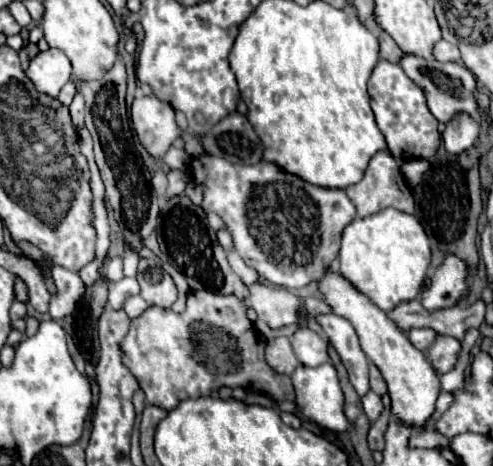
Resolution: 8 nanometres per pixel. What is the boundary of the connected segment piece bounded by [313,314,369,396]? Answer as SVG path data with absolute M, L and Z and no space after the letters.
M317 314L313 316L317 324L321 324L327 342L337 350L343 366L349 372L349 382L357 390L359 396L369 392L369 372L367 372L367 356L359 346L359 338L353 326L337 316L337 314Z

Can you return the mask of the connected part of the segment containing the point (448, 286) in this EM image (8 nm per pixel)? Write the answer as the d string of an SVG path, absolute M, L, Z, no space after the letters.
M449 254L447 260L431 274L431 286L421 294L421 304L427 312L451 308L469 290L469 274L463 260Z

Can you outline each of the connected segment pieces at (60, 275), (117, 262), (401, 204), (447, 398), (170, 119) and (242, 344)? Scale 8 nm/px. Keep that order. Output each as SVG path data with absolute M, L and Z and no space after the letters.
M59 266L53 268L53 280L57 284L59 296L53 296L49 316L53 320L61 320L61 318L69 316L71 312L75 312L75 308L79 306L79 300L83 300L85 284L75 272L69 272Z
M111 258L109 262L107 262L107 280L111 282L111 284L115 284L115 282L119 282L121 278L123 278L123 262L121 262L121 258Z
M389 150L377 152L377 154L371 158L371 162L369 162L363 180L361 180L359 184L349 186L345 192L347 192L349 200L355 204L359 218L371 216L371 214L381 212L381 210L385 210L385 208L395 208L395 210L407 212L407 214L413 214L413 212L415 212L415 200L413 200L411 188L407 186L405 178L401 176L401 170L399 170L399 166L397 166L397 162L393 160L393 156L391 156Z
M441 392L439 394L439 398L437 398L437 410L435 410L435 414L431 416L431 420L427 422L427 426L425 426L425 430L429 430L429 428L433 428L435 426L435 422L439 420L439 416L449 408L449 404L453 402L453 394L447 394L447 392Z
M155 96L133 100L131 122L139 142L153 158L163 158L175 138L181 136L181 130L175 124L173 108Z
M207 290L191 292L187 296L185 312L177 314L173 310L165 310L159 306L149 306L139 318L131 320L131 330L127 338L121 342L125 364L135 374L141 390L147 396L147 402L165 410L177 408L179 402L187 398L209 396L211 390L229 386L229 388L245 388L253 392L263 392L275 402L289 400L295 402L293 386L289 376L277 378L277 372L265 362L265 342L253 328L253 322L247 318L247 304L237 296L221 296Z

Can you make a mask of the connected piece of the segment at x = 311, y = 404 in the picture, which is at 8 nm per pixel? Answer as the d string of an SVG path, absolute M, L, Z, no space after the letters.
M321 364L317 368L299 366L293 372L291 380L295 386L295 394L297 394L297 408L305 418L309 418L311 422L319 424L321 428L327 428L333 432L345 432L349 428L349 422L343 414L343 392L339 386L337 372L331 364Z

